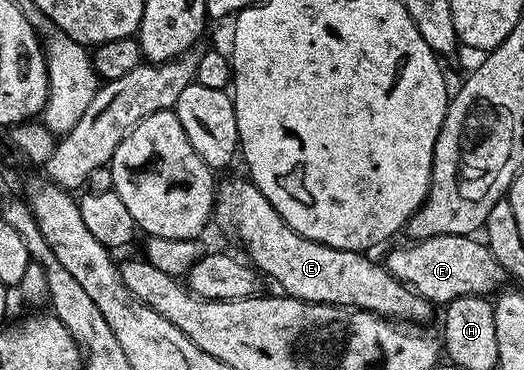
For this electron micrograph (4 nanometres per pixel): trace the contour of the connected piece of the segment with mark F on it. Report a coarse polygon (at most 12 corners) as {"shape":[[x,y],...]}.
{"shape":[[435,236],[382,263],[433,305],[505,287],[488,245]]}

